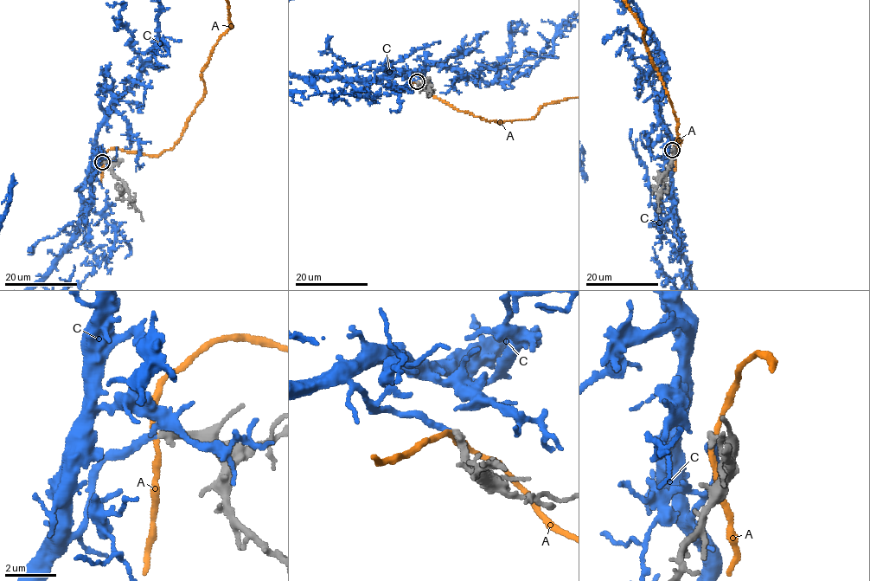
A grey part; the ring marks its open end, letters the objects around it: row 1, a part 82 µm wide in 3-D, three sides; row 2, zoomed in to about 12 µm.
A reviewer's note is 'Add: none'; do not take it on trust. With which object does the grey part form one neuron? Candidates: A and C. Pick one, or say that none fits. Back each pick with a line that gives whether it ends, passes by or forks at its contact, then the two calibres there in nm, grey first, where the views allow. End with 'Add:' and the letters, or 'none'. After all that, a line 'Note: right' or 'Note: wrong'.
C: It passes by. Thickness 280 nm (grey) against 170 nm
Add: C
Note: wrong

